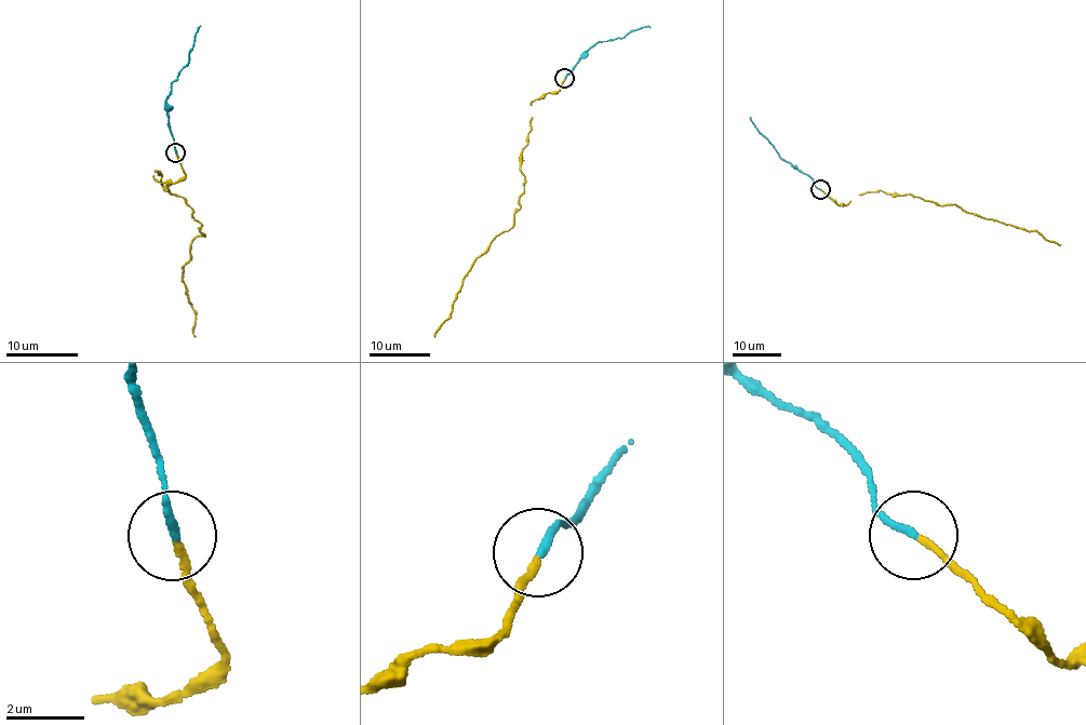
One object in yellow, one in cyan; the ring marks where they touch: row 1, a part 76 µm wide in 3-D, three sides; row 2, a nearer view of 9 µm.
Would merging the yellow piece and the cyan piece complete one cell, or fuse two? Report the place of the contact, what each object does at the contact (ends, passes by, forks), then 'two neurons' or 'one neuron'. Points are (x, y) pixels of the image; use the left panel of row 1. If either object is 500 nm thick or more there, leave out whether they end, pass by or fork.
at (175, 152); yellow ends there; cyan ends there; one neuron

